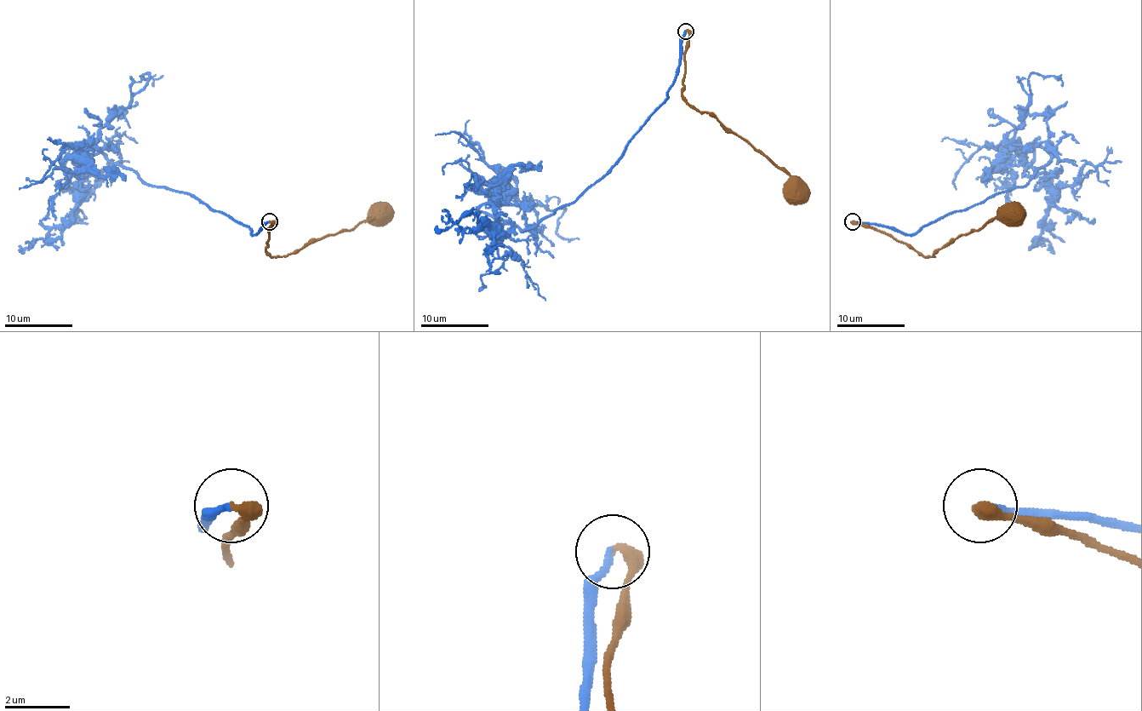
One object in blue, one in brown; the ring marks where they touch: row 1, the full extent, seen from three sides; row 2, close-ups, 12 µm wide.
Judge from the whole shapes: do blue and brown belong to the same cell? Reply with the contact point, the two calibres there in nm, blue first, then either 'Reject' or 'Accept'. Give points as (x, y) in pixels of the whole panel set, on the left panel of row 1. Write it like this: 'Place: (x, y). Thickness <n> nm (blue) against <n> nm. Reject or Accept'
Place: (270, 221). Thickness 190 nm (blue) against 360 nm. Reject

